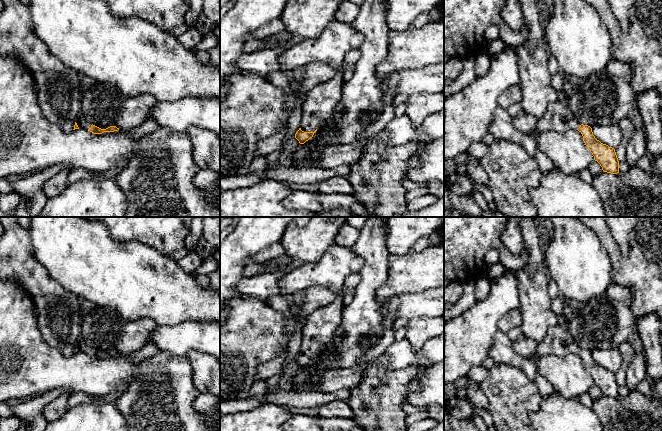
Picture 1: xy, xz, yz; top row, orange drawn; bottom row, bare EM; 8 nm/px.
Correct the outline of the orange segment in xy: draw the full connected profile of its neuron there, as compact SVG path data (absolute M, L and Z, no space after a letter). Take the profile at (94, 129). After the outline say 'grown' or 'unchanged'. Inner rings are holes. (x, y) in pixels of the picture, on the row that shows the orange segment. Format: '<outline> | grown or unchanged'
M79 116L76 119L76 122L75 122L73 130L79 129L79 128L87 129L88 131L92 132L93 134L102 134L104 132L114 132L114 131L118 131L119 130L119 128L117 128L116 126L110 126L110 127L108 127L106 129L101 129L101 128L89 123L82 116Z | grown

